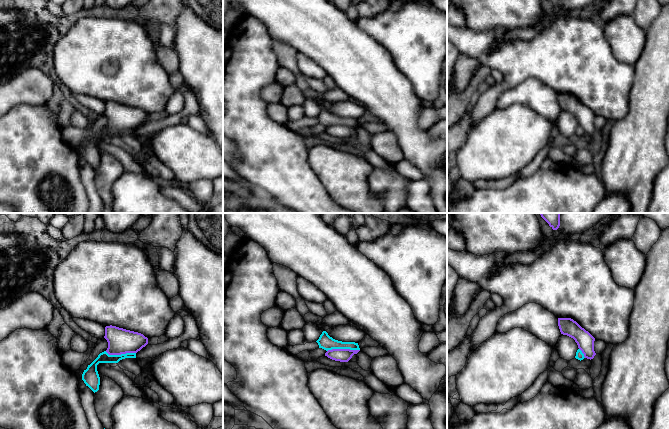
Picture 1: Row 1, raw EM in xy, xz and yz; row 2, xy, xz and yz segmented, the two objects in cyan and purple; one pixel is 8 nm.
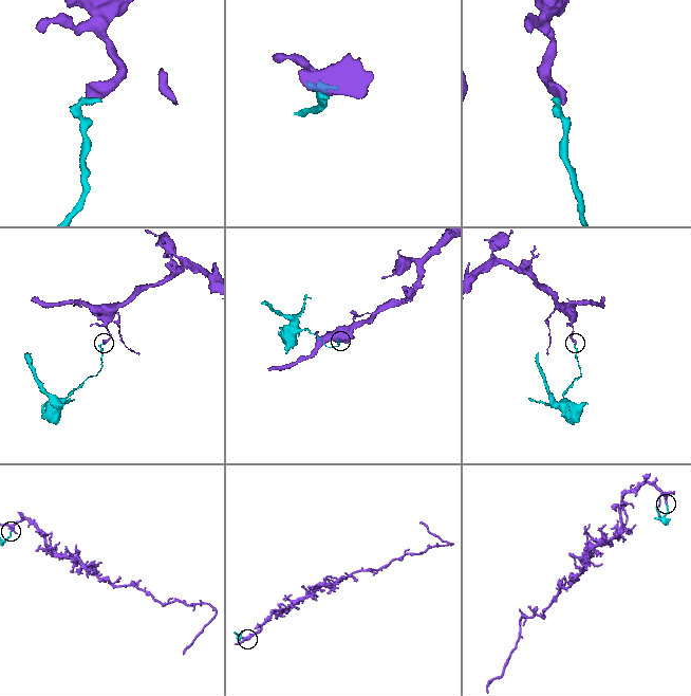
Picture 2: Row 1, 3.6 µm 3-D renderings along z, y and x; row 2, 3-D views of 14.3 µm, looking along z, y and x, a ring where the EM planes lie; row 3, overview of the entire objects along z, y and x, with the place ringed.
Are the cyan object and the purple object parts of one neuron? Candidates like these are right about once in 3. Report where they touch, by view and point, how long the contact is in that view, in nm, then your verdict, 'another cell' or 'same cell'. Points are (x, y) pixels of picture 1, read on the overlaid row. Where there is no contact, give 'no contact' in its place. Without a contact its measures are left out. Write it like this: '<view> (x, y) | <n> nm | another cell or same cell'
xz (343, 348) | 260 nm | another cell

